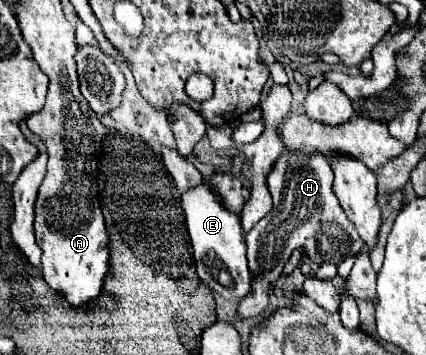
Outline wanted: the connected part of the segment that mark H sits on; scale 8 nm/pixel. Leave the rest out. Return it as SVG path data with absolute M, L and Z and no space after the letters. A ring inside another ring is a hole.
M284 149L278 157L268 175L268 189L274 199L274 207L250 233L246 233L248 263L254 273L254 293L240 301L240 317L256 317L268 307L268 285L280 277L290 253L296 247L304 247L306 257L318 265L338 265L348 255L360 253L364 241L334 197L332 181L334 175L324 157L302 157L302 153L290 153L290 149Z

